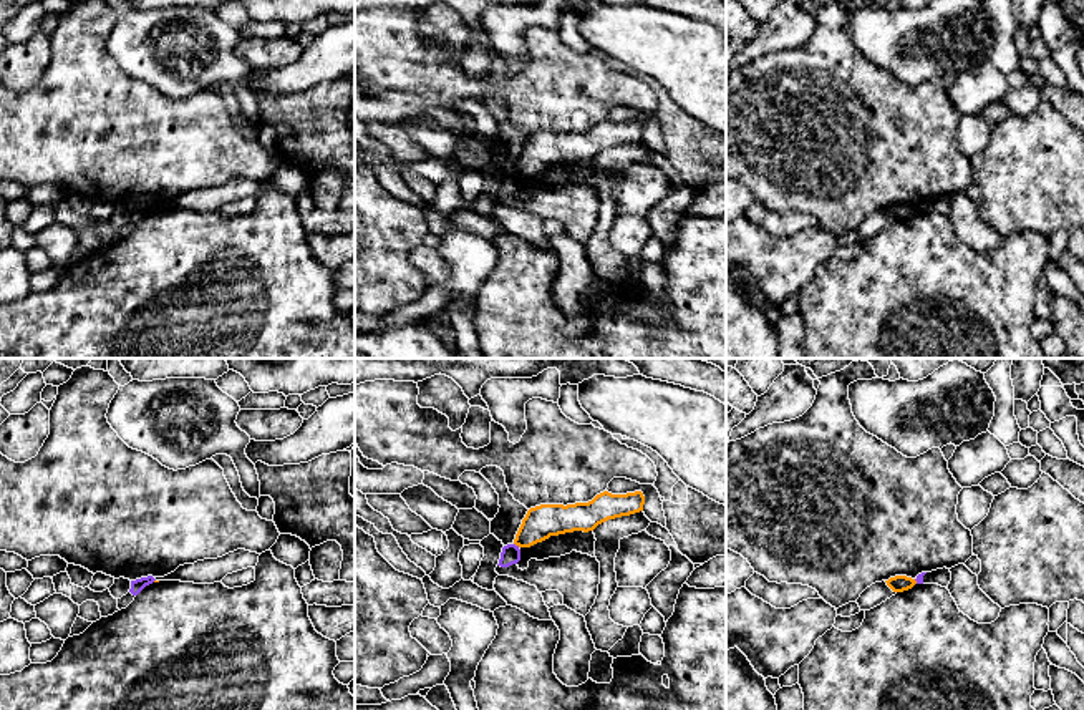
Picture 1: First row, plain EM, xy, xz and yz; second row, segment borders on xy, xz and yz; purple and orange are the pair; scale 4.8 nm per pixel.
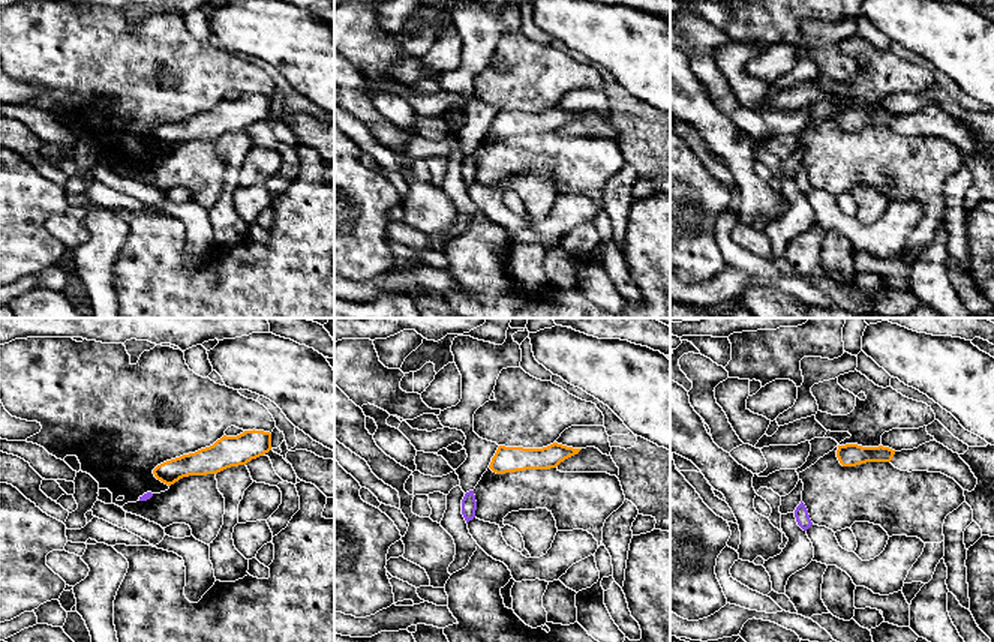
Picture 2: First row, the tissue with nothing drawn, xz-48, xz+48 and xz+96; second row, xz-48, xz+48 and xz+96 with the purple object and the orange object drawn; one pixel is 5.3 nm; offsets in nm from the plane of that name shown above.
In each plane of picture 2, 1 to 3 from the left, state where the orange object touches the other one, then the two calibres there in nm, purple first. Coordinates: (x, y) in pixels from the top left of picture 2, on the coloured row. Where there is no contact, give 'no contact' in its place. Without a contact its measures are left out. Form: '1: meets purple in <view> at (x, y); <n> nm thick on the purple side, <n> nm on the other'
1: no contact
2: no contact
3: no contact

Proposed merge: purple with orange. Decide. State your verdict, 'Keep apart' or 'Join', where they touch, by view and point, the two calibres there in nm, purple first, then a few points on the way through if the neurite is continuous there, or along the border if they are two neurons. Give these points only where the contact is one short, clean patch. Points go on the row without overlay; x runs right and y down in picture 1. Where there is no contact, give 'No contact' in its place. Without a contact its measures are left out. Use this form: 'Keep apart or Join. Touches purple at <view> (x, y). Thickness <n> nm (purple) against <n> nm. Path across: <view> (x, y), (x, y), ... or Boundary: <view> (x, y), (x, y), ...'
Keep apart. Touches purple at xz (517, 175). Thickness 100 nm (purple) against 160 nm. Boundary: xz (514, 171), (519, 175)

